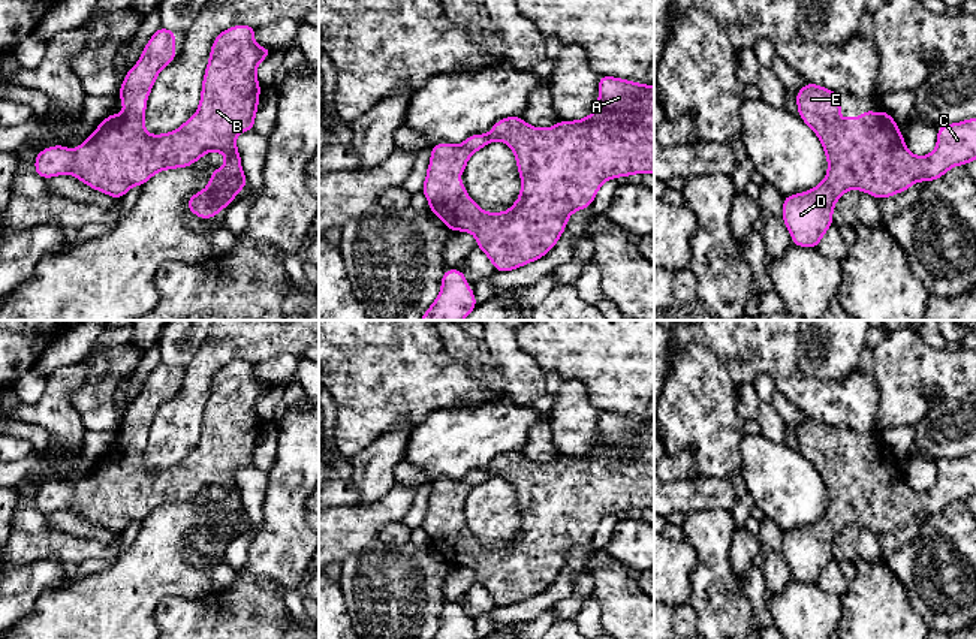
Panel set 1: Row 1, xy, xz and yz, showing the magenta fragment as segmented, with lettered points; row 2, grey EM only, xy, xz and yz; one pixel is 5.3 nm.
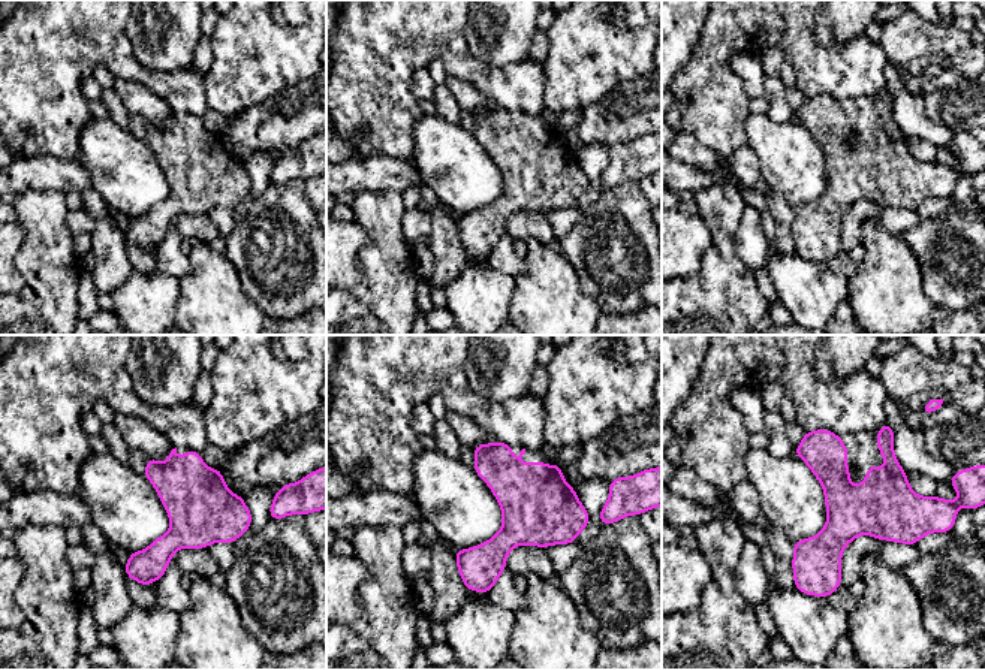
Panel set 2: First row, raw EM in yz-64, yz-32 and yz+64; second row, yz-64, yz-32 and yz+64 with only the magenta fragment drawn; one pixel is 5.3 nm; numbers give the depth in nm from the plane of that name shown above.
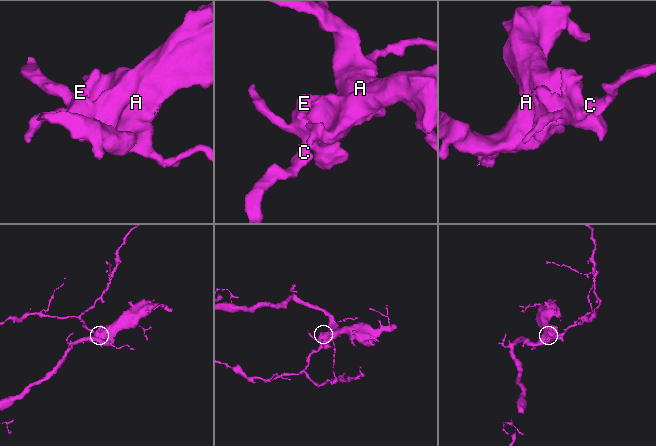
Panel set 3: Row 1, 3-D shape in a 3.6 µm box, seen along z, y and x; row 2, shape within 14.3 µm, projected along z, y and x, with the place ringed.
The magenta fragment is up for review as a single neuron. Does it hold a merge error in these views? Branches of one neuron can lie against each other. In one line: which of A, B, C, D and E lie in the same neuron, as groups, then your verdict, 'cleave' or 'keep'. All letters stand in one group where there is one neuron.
A B C D E | keep

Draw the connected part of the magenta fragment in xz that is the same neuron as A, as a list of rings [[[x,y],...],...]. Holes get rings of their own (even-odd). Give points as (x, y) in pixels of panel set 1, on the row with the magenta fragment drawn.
[[[599,76],[599,102],[587,118],[537,129],[521,117],[506,117],[487,135],[472,135],[461,145],[436,144],[421,192],[433,214],[452,232],[473,233],[495,271],[506,272],[543,257],[560,239],[569,215],[588,208],[606,180],[632,174],[654,174],[654,85]],[[492,141],[510,147],[522,181],[518,201],[506,213],[482,211],[458,178],[470,156]]]

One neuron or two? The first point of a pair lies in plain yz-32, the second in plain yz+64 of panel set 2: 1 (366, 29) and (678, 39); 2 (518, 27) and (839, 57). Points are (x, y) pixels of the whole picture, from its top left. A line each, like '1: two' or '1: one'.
1: two
2: two

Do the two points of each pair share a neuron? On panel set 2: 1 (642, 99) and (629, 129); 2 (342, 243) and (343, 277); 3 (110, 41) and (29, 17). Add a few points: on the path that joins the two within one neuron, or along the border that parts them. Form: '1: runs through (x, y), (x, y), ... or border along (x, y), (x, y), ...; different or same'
1: runs through (638, 106), (629, 115), (629, 121); same
2: runs through (342, 251), (342, 268); same
3: runs through (90, 30), (72, 17), (48, 17); same

